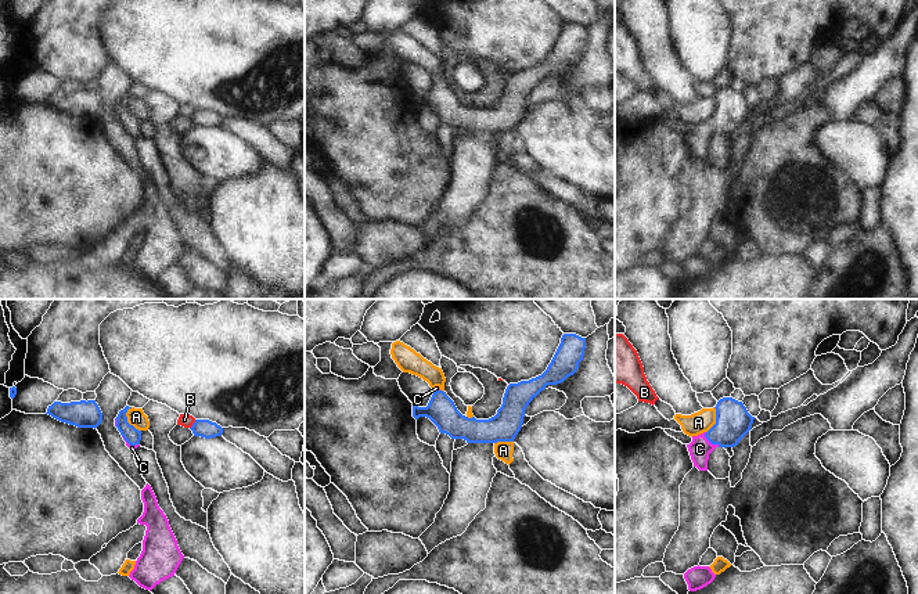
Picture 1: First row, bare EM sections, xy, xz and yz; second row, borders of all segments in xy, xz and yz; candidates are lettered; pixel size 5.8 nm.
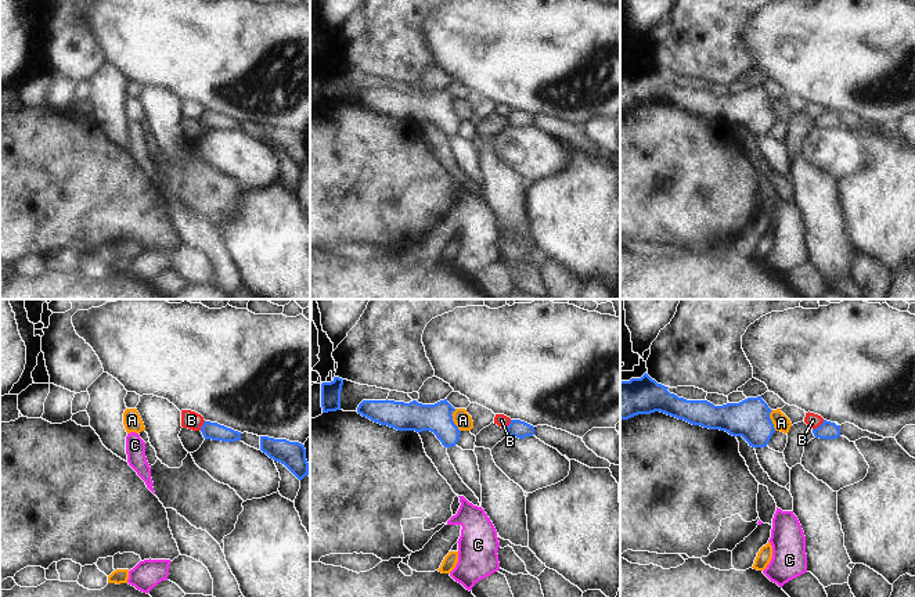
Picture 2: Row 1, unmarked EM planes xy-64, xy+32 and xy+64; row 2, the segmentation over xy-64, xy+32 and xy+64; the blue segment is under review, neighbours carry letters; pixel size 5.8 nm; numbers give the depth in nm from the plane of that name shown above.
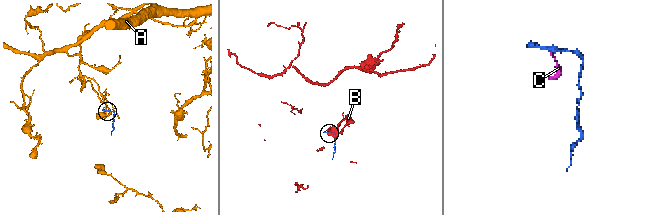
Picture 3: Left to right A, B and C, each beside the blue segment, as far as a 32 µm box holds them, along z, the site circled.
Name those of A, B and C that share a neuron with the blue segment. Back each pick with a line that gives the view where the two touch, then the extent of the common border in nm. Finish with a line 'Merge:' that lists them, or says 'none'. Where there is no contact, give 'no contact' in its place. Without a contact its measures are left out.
C: contact in yz; length 120 nm
Merge: C

